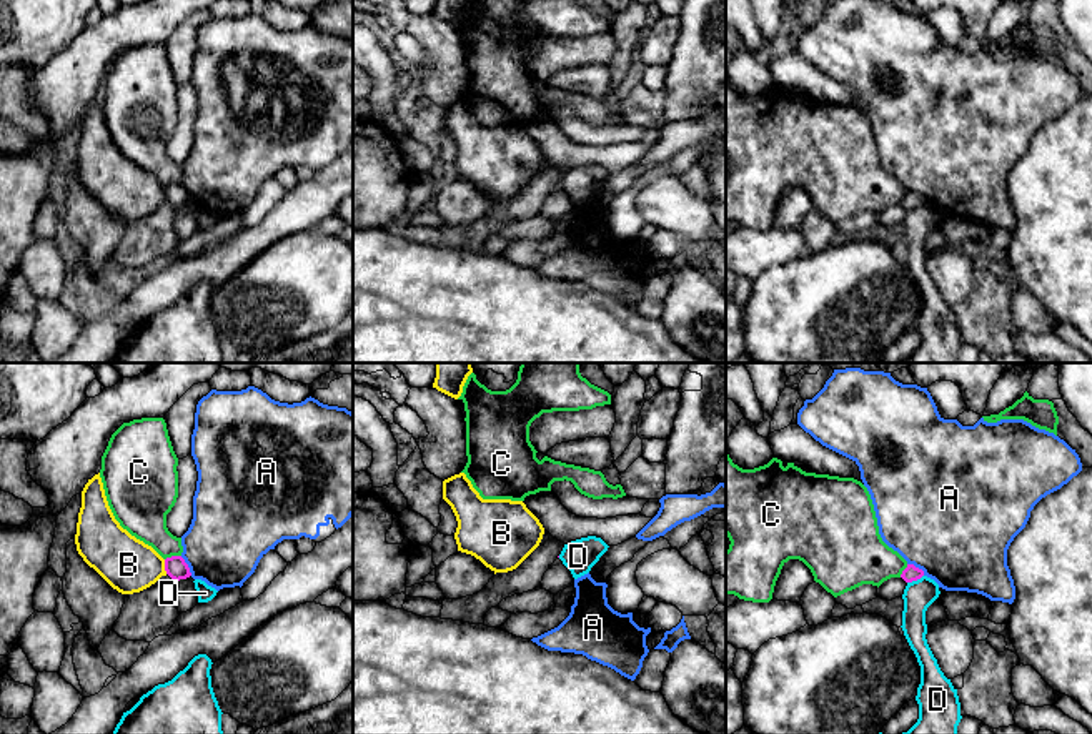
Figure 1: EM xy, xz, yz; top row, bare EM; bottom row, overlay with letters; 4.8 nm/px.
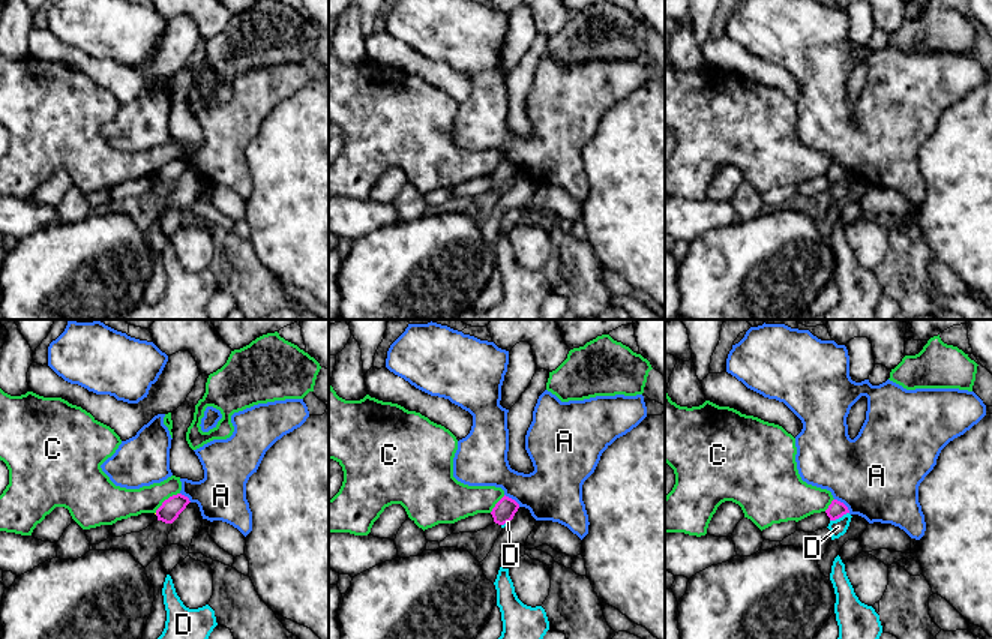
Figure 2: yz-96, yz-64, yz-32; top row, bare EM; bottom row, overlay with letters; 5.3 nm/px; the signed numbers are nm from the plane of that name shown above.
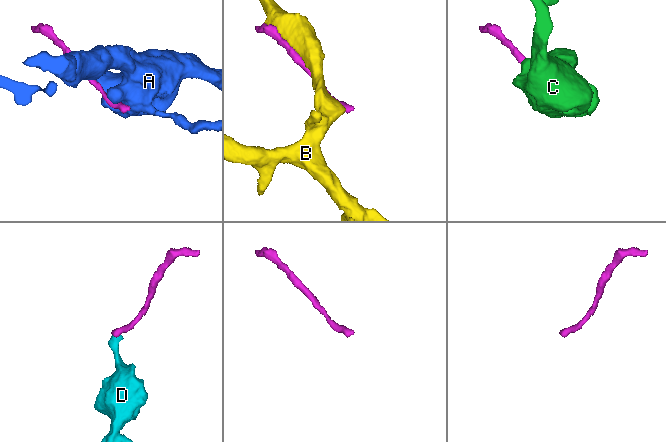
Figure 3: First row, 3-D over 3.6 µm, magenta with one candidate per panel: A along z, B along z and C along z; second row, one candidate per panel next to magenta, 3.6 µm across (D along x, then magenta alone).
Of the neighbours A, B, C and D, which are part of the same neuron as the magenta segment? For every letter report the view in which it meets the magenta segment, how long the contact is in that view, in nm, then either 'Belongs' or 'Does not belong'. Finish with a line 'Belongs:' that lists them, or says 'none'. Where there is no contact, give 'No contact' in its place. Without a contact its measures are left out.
A: Touches magenta in yz. Shared border 110 nm. Does not belong
B: Touches magenta in xy. Shared border 70 nm. Does not belong
C: Touches magenta in xy. Shared border 80 nm. Does not belong
D: Touches magenta in yz. Shared border 90 nm. Does not belong
Belongs: none

